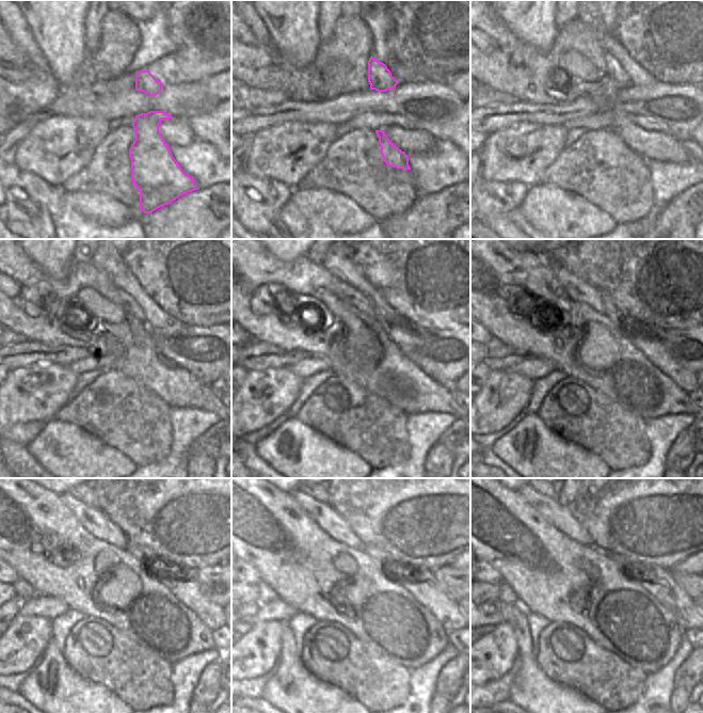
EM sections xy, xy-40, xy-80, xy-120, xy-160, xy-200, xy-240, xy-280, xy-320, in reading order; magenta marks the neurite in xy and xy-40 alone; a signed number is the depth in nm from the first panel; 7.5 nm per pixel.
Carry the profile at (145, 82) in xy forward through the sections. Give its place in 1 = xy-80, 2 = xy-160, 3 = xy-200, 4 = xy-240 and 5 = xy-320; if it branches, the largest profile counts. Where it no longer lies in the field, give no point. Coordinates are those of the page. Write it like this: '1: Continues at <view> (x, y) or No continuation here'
1: Continues at xy-80 (614, 70)
2: Continues at xy-160 (346, 292)
3: Continues at xy-200 (577, 289)
4: Continues at xy-240 (95, 522)
5: Continues at xy-320 (548, 508).

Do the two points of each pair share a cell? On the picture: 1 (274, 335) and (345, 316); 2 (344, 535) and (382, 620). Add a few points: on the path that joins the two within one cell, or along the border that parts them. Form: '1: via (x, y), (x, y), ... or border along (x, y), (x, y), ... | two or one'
1: via (291, 335), (323, 335), (328, 331) | one
2: border along (326, 534), (352, 548), (363, 549) | two

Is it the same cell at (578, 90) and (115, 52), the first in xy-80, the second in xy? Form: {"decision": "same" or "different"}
{"decision": "same"}

